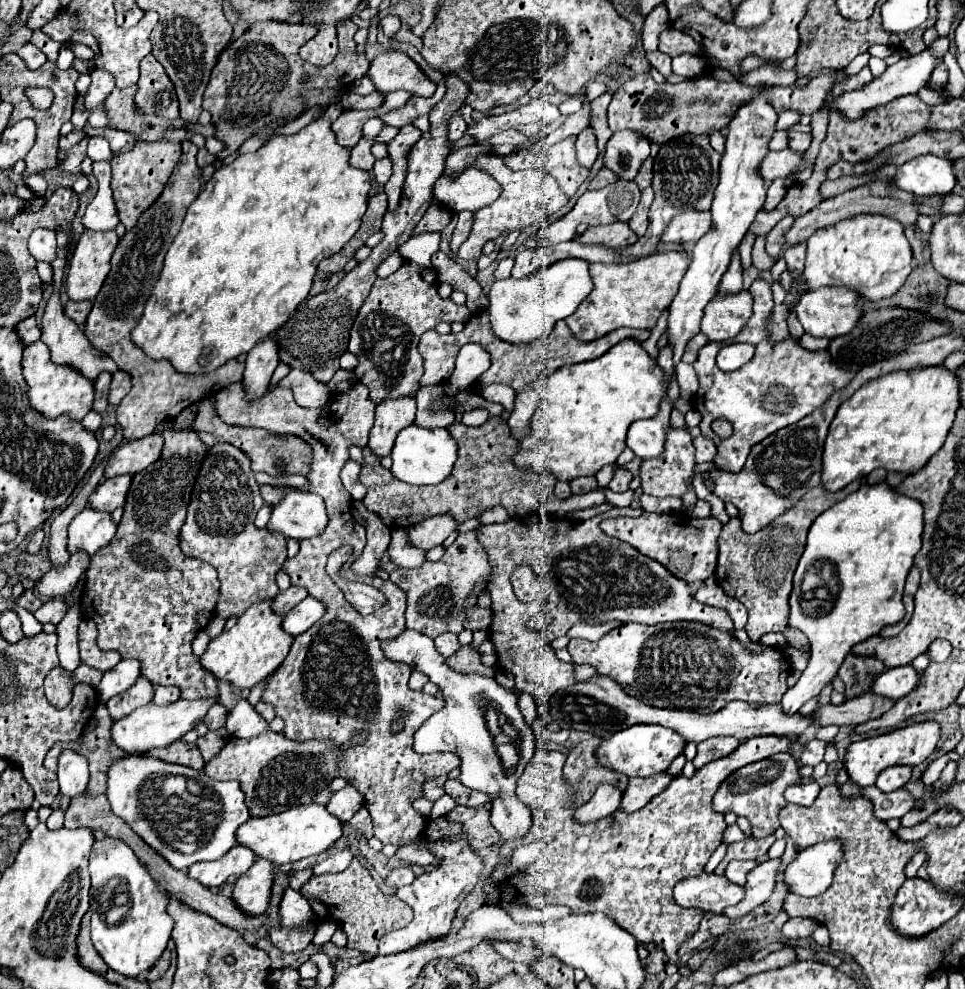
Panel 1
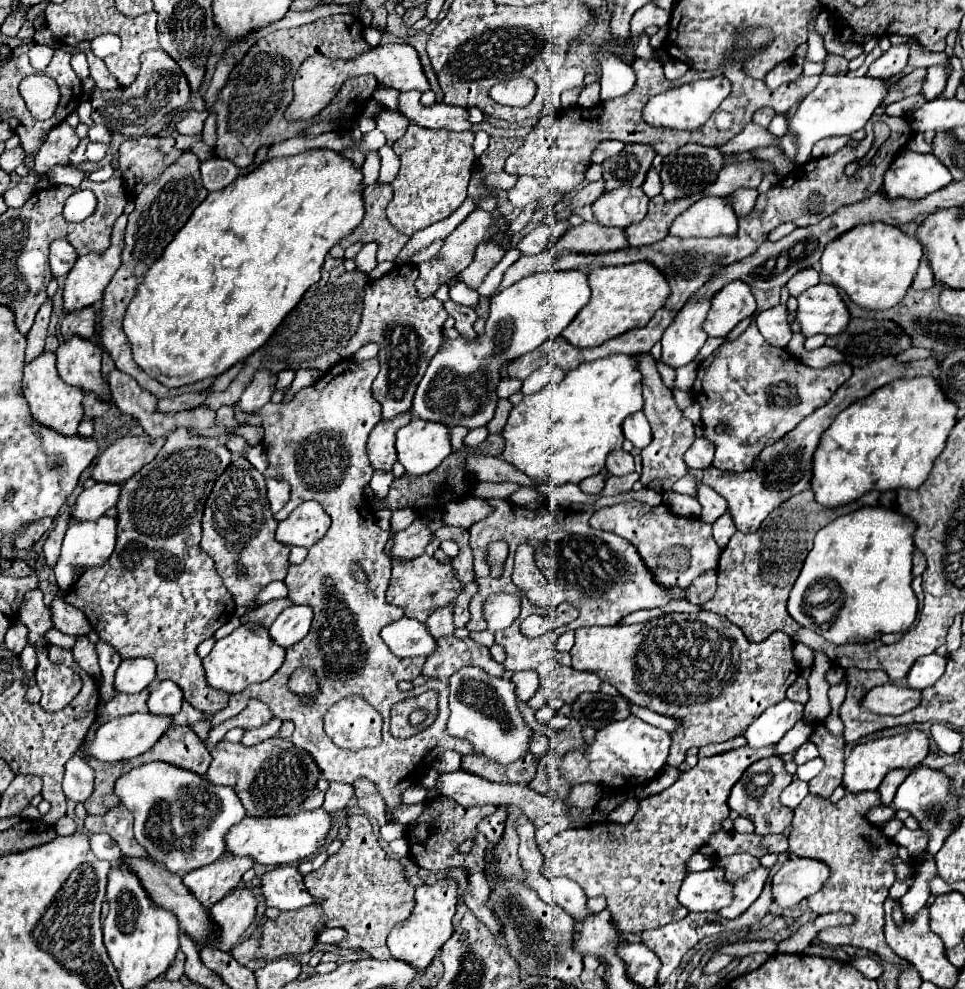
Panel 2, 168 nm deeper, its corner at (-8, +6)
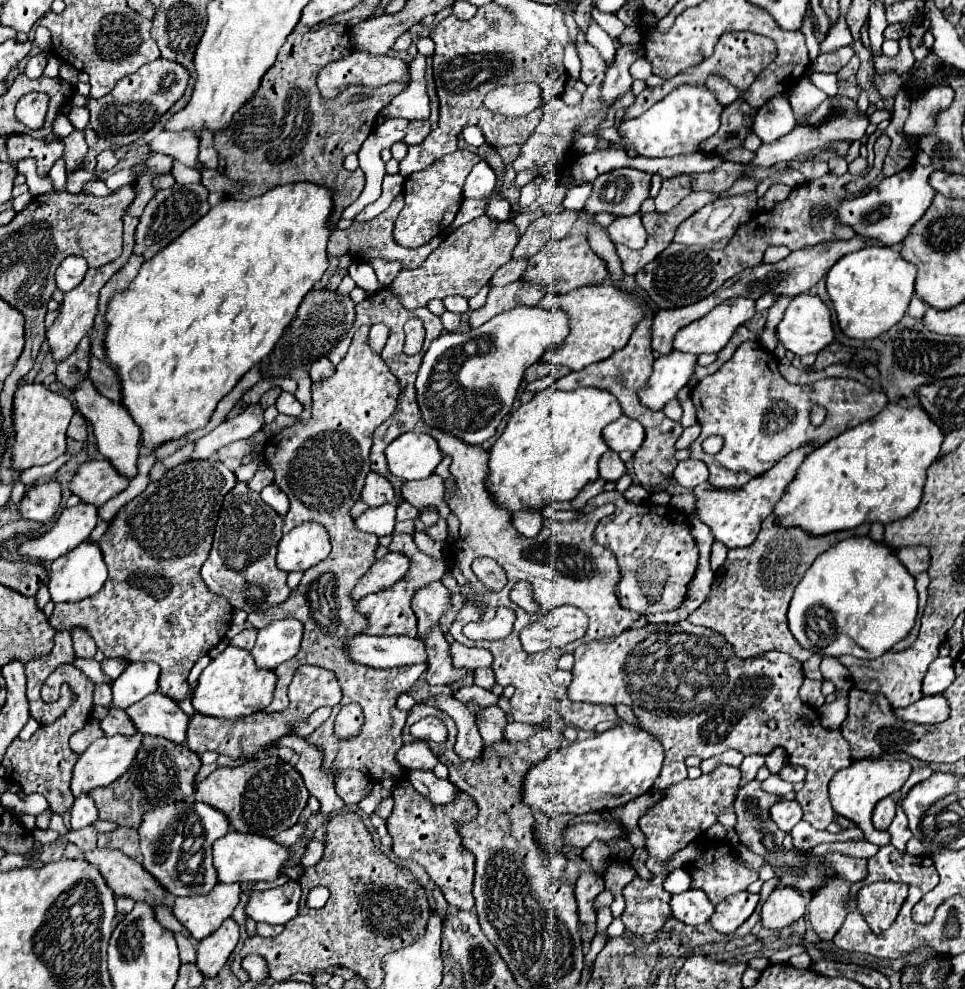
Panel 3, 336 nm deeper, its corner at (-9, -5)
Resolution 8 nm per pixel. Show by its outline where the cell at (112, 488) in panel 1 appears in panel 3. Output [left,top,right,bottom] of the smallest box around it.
[20,503,98,561]

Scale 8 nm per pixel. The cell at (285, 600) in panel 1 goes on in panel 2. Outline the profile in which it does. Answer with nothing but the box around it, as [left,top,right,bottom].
[241,598,291,628]

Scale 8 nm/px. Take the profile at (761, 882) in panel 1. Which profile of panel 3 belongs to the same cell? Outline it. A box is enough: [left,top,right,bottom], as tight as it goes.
[710,891,758,933]

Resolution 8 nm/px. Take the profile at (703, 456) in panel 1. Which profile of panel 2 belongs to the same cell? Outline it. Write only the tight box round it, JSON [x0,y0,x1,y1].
[685,438,713,470]

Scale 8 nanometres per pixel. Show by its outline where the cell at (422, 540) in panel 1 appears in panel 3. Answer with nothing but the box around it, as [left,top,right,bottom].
[352,553,410,599]

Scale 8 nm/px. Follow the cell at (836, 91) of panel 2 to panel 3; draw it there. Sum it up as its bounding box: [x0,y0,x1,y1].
[750,95,868,167]

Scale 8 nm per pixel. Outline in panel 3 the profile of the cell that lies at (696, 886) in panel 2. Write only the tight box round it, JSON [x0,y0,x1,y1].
[670,889,714,925]

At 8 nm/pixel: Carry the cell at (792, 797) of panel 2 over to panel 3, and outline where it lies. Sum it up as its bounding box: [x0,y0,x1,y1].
[770,801,802,831]

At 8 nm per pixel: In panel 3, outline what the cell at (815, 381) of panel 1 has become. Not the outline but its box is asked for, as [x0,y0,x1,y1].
[690,341,888,489]

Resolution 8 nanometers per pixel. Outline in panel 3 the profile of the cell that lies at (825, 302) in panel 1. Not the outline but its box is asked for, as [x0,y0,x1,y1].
[778,295,834,357]

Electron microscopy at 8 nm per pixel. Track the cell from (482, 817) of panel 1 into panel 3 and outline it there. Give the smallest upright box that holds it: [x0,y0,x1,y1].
[386,781,478,911]

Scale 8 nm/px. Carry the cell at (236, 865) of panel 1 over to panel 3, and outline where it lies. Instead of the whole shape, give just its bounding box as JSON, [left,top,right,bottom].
[172,883,240,941]

